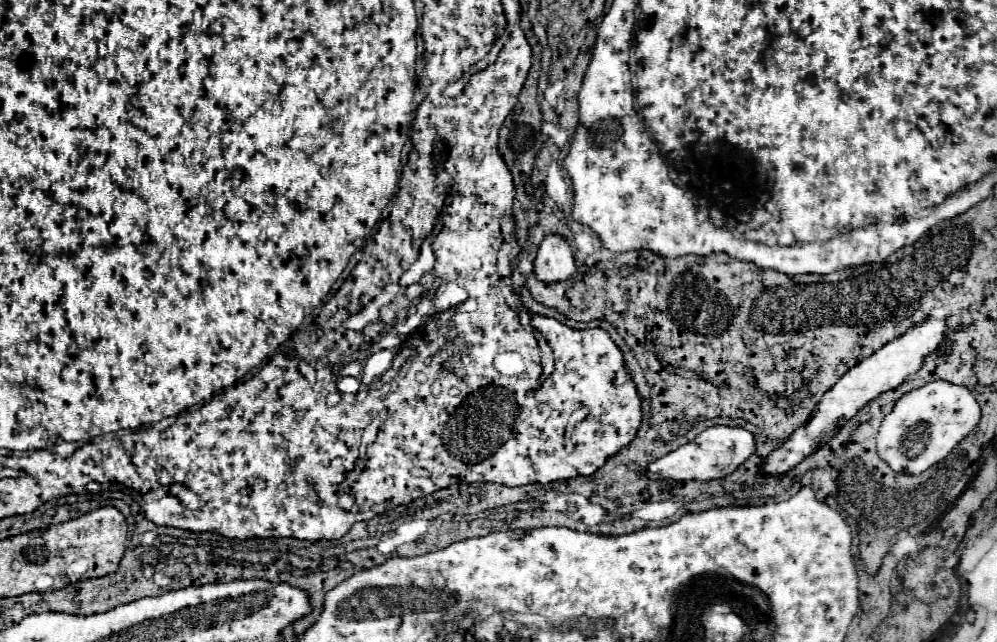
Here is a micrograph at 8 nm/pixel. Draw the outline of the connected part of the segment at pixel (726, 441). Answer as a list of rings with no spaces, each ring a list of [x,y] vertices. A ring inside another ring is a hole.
[[[708,427],[694,441],[650,463],[646,475],[652,480],[710,481],[728,477],[756,451],[754,435],[744,427]]]

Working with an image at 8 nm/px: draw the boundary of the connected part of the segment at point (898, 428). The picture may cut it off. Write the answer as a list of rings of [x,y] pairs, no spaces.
[[[932,381],[910,393],[904,393],[894,409],[882,419],[878,431],[878,455],[894,471],[918,475],[942,461],[976,425],[980,423],[980,405],[964,385]]]

